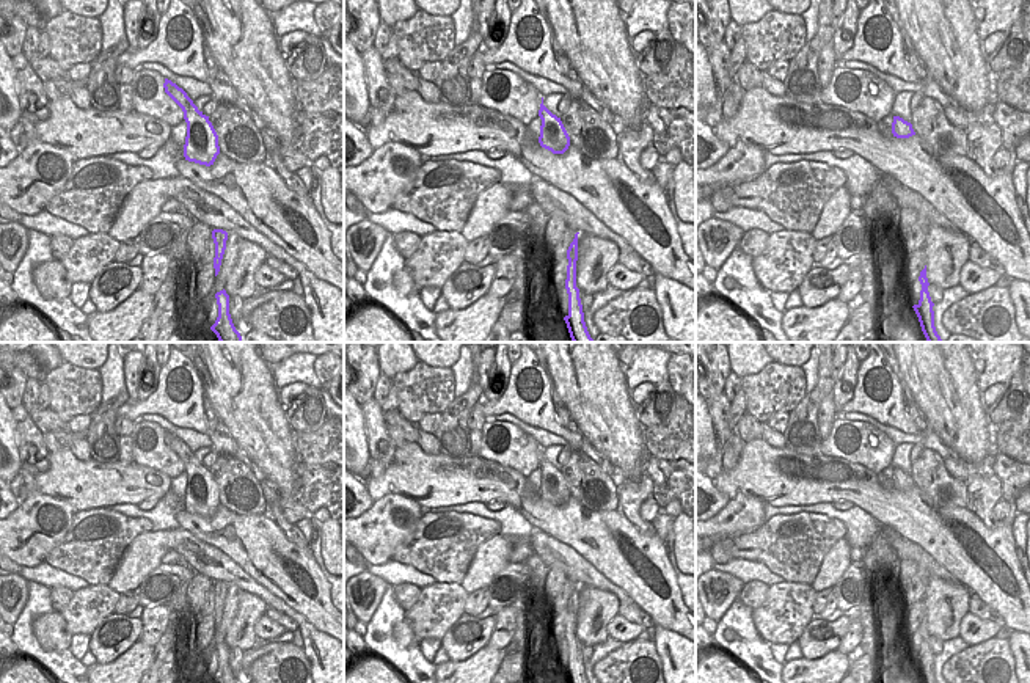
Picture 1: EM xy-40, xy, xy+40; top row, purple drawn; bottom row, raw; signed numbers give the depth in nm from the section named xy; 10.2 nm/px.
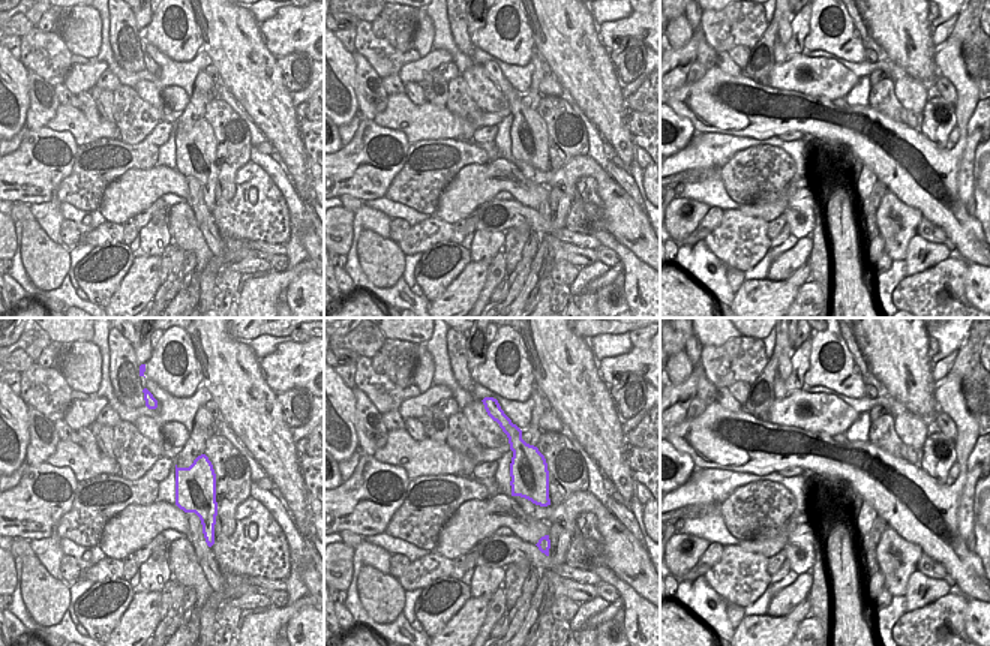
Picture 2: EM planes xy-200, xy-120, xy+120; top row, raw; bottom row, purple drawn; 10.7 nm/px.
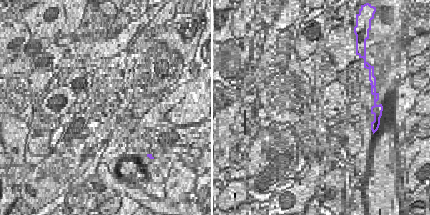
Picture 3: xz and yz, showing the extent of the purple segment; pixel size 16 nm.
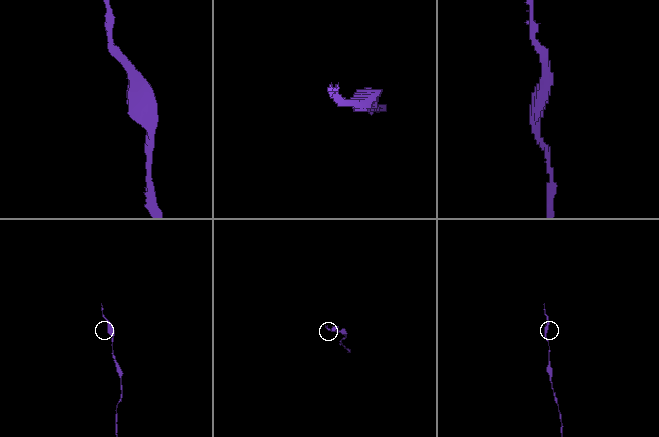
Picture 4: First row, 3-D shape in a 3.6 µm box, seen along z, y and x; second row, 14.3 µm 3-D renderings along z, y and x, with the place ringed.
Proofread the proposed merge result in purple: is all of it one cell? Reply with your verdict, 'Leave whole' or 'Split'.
Leave whole.

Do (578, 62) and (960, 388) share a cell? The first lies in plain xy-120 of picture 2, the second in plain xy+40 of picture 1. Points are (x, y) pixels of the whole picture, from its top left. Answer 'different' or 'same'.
same

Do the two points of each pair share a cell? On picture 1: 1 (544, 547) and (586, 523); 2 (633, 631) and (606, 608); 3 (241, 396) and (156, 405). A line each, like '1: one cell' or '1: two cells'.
1: two cells
2: two cells
3: two cells

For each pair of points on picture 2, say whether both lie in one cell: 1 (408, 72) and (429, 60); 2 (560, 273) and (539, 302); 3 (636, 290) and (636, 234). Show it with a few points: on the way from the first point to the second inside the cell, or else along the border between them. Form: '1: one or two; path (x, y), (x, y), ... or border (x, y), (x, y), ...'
1: one; path (413, 72), (425, 65)
2: one; path (552, 281), (543, 294)
3: two; border (609, 233), (644, 263)

